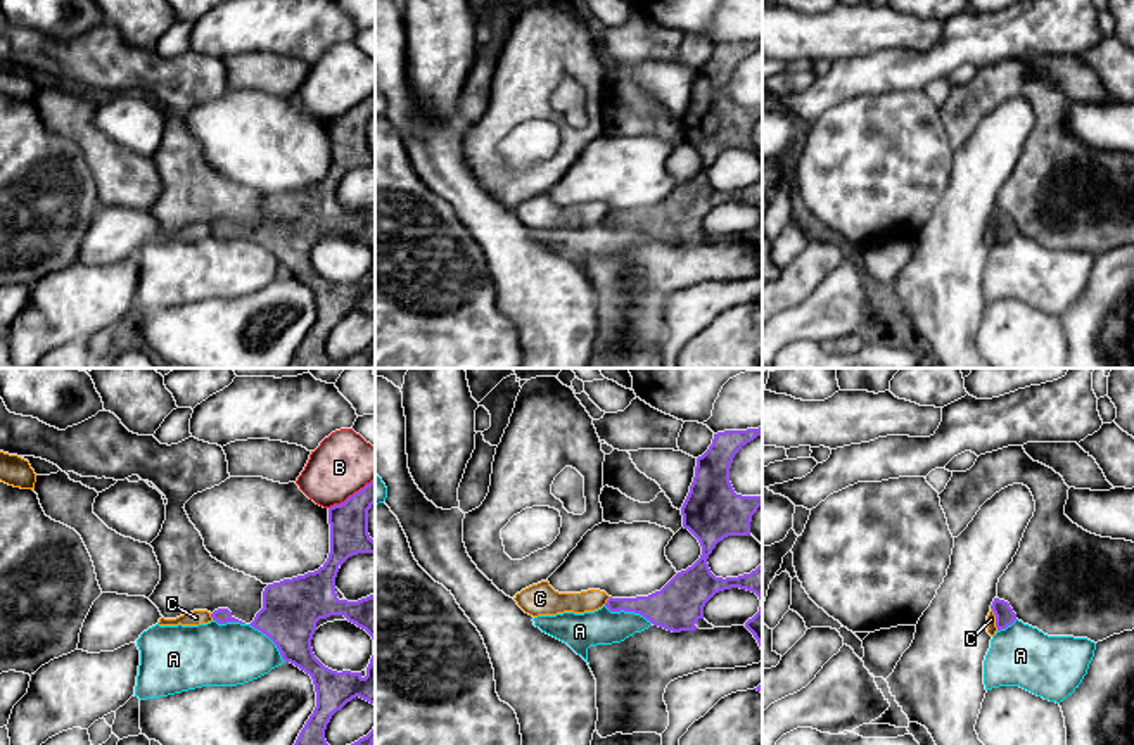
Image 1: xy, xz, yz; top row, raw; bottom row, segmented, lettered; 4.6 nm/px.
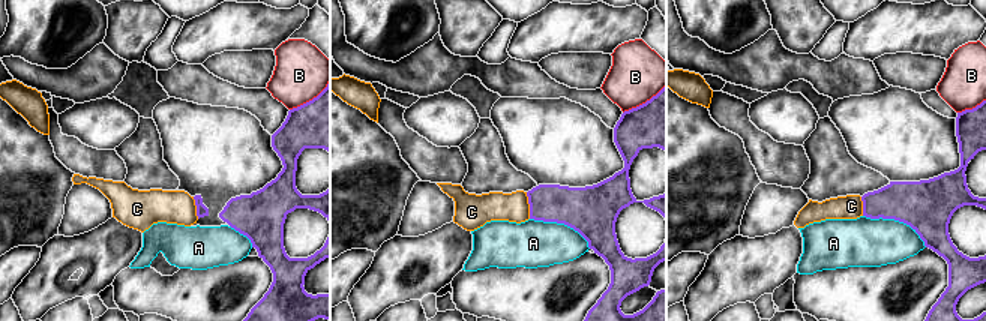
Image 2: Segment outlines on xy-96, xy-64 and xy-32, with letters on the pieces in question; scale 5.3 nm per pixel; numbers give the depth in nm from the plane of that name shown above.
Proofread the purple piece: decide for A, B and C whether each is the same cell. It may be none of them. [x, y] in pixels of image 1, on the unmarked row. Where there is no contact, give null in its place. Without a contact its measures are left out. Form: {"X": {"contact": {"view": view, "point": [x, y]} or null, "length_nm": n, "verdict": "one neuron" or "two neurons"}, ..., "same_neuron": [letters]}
{"A": {"contact": {"view": "xz", "point": [628, 223]}, "length_nm": 240, "verdict": "two neurons"}, "B": {"contact": {"view": "xy", "point": [353, 108]}, "length_nm": 260, "verdict": "two neurons"}, "C": {"contact": {"view": "yz", "point": [996, 232]}, "length_nm": 120, "verdict": "two neurons"}, "same_neuron": []}

